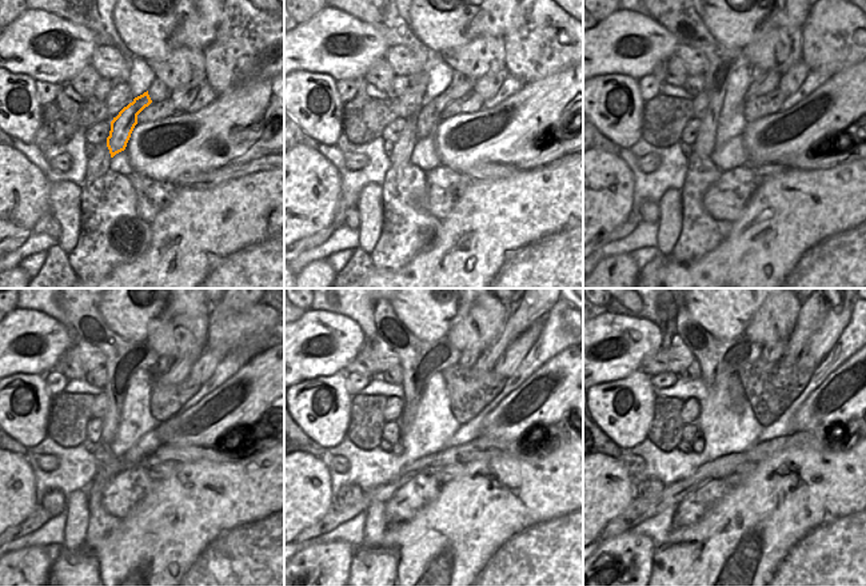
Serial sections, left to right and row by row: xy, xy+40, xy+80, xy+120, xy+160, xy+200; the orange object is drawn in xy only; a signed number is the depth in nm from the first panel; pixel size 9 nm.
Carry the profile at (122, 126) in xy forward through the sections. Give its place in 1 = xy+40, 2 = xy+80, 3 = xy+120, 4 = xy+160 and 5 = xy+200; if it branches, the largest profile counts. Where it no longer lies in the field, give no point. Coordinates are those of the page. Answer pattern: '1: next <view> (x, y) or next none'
1: next xy+40 (428, 116)
2: next xy+80 (771, 78)
3: next xy+120 (179, 371)
4: next xy+160 (521, 315)
5: next xy+200 (811, 317)

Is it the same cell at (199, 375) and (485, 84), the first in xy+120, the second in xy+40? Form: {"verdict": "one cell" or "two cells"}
{"verdict": "one cell"}

